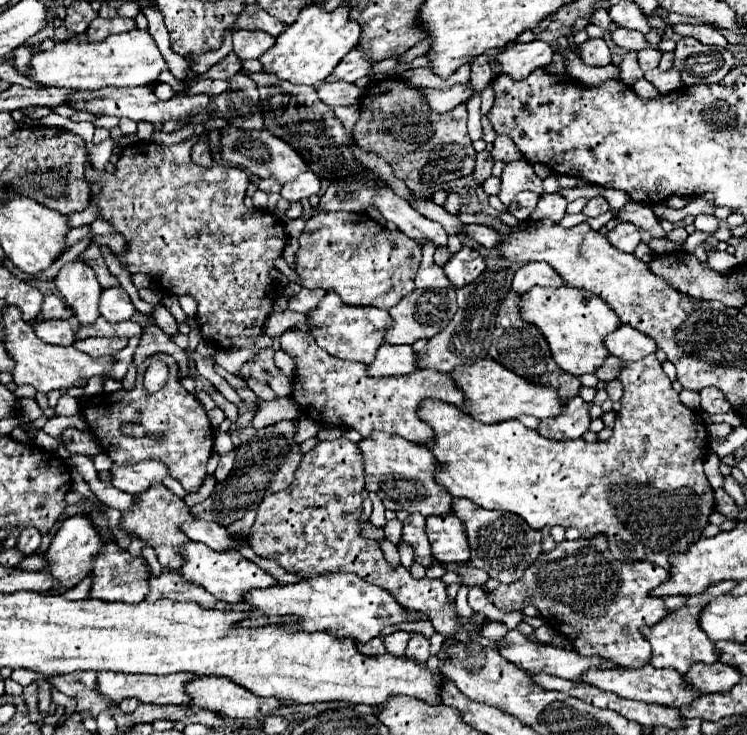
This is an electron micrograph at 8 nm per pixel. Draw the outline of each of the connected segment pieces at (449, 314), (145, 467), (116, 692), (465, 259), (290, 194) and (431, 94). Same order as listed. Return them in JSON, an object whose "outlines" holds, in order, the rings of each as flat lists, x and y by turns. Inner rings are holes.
{"outlines":[[[433,288,433,290,413,290,397,306,389,310,393,316,393,326,385,332,385,342,389,344,413,344,421,338,433,338,439,334,457,312,455,288]],[[145,460,139,464,131,464,131,466,115,466,113,464,111,474,113,474,115,488,139,496,145,490,149,490,149,486,153,482,163,482,169,476,169,470,163,462]],[[111,670,107,672,99,672,97,676,97,684,99,684,99,692,103,696,109,696,113,702,121,702,123,698,137,698,143,704,159,704,159,706,167,706,167,704,189,704,189,694,185,690,185,686,193,680,199,678,197,674,165,674,165,676,153,676,153,674,113,674]],[[463,246,459,252,451,256,451,260,443,266,445,276,455,288,461,288,465,284,471,284,483,270,485,270,485,260,479,256,477,250]],[[303,172,295,180,283,184,281,198,289,200,289,202,297,202,301,198,309,198,313,194,319,194,319,188,321,188,321,180,313,172]],[[451,86,451,88,445,88,445,90,423,90,423,94,425,94,427,104,435,112,443,114,443,112,455,108,457,104,467,102,469,88,467,86]]]}

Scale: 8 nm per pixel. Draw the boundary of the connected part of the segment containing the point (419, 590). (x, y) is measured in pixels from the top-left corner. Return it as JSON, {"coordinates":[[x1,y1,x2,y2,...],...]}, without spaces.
{"coordinates":[[347,438,335,442,319,442,309,450,295,472,295,480,281,492,269,494,257,508,257,520,249,532,249,546,257,556,273,558,287,572,301,578,353,572,359,578,389,590,401,606,429,616,439,634,455,634,465,630,463,620,455,614,455,600,447,594,447,584,439,578,413,578,405,566,391,566,379,546,379,540,361,536,361,492,365,470,361,466,361,450]]}

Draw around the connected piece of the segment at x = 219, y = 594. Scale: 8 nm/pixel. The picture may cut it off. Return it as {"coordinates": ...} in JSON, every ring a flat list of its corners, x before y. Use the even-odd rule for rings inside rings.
{"coordinates":[[189,542,187,546,181,548,181,554,187,562,179,570,179,574,183,574,185,580,203,586,217,600,225,600,229,604,241,602,243,594,253,590,253,588,269,588,269,586,277,584,277,580,271,574,267,574,265,570,261,570,255,562,245,560,245,558,233,554,233,552,215,552,201,542]]}

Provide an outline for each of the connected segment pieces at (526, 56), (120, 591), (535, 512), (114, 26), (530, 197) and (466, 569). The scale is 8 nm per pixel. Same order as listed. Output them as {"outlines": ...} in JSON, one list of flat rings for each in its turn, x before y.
{"outlines":[[[533,40,529,44,517,44,511,50,503,50,495,56,501,64,501,72,509,74,511,78,527,78,533,70,543,68,553,62,553,48,547,42]],[[107,542,97,556,93,566,93,584,89,598,105,600,105,602,141,602,149,592,149,570,143,556,131,556,127,550,119,548,117,542]],[[655,354,639,362,623,362,617,378,623,382,621,410,615,420,615,432,605,442,585,442,583,438,553,442,537,430,525,428,519,420,481,424,453,404,441,400,421,402,419,418,435,432,435,438,427,446,439,462,437,482,453,496,469,498,481,508,519,514,533,530,561,526,565,530,577,528,581,538,603,534,613,558,619,562,645,560,671,570,669,556,687,552,701,538,715,510,713,488,703,474,703,458,707,456,705,422,679,400]],[[115,16,115,18,95,18,89,28,87,28,87,36,89,42,101,42,111,34,121,34,121,32,129,32,133,30,135,18,123,18,123,16]],[[525,190,525,192,517,194,517,198,509,204,509,212,511,212,515,218,519,218,519,220,527,220,529,214,533,212,537,200,539,200,539,194]],[[447,566,447,570,453,570,457,574,461,574,461,584,467,584,467,586,479,586,479,584,485,584,489,574,485,574,485,570,481,568,475,568,475,566]]]}

